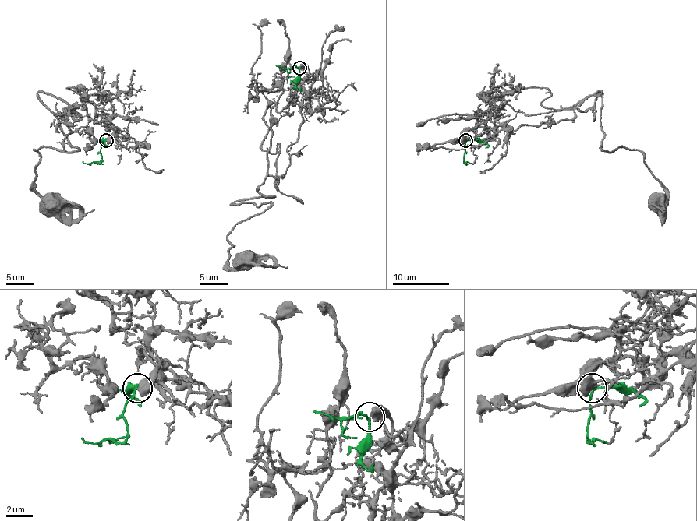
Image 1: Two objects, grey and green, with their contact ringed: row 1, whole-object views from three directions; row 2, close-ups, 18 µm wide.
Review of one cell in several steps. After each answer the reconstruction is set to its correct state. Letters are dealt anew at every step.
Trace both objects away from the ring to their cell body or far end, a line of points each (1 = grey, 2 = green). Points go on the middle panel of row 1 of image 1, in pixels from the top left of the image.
1: (299, 67), (315, 81), (286, 173), (231, 205), (271, 205), (228, 236), (231, 268), (245, 257)
2: (299, 68), (293, 67), (295, 65), (285, 68), (275, 65)

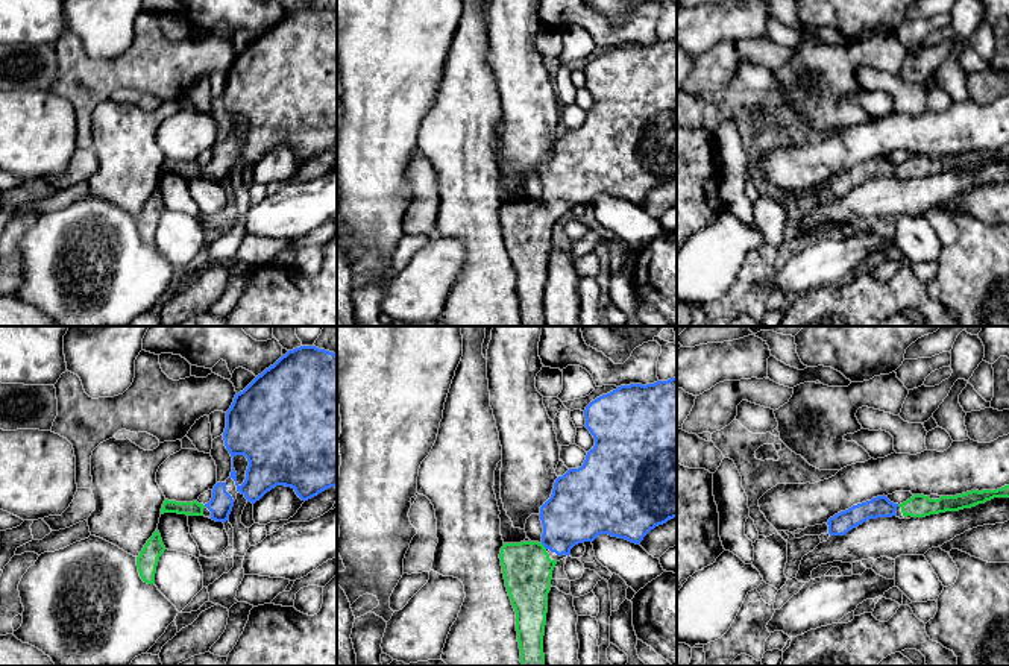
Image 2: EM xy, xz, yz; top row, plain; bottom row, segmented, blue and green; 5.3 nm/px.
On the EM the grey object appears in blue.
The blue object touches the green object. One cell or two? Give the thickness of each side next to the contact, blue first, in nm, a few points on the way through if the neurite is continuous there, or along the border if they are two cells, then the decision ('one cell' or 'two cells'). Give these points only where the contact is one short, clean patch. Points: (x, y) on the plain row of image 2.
320 nm thick on the blue side, 260 nm on the other; runs through xz (577, 172), (543, 205), (528, 220), (527, 228); one cell

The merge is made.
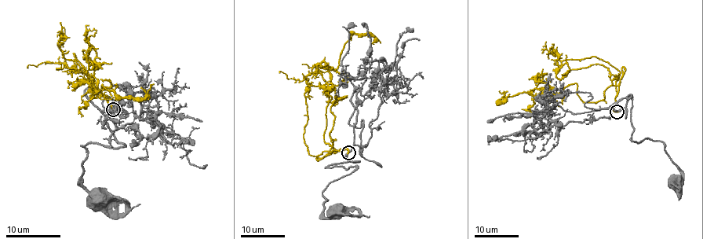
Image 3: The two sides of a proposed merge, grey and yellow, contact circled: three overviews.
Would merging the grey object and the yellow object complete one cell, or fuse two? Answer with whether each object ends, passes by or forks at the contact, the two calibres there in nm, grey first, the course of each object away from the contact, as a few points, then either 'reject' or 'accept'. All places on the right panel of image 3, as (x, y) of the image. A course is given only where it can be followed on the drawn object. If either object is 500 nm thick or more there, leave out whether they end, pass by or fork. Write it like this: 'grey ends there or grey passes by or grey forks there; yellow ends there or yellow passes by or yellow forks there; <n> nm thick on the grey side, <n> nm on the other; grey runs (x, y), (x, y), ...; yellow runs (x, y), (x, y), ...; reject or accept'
grey passes by; yellow ends there; 300 nm thick on the grey side, 280 nm on the other; grey runs (617, 112), (632, 96), (632, 140), (660, 140), (664, 145), (664, 151), (682, 175), (673, 183); yellow runs (617, 112), (610, 85), (599, 101), (580, 98), (575, 83), (499, 101), (508, 90); accept

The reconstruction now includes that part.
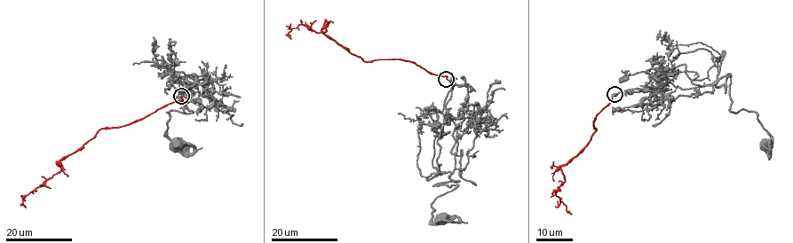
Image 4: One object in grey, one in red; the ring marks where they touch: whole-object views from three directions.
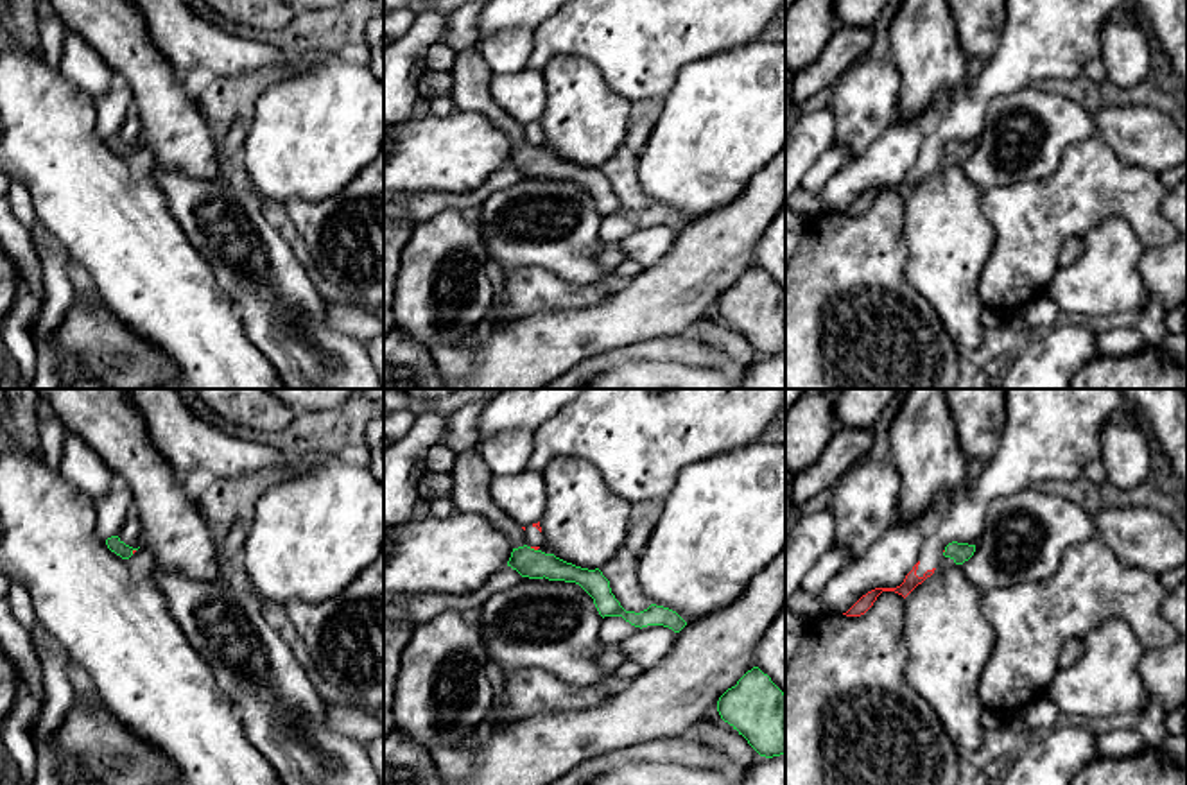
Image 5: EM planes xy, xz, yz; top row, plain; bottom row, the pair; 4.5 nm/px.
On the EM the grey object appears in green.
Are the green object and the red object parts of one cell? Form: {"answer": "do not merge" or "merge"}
{"answer": "do not merge"}

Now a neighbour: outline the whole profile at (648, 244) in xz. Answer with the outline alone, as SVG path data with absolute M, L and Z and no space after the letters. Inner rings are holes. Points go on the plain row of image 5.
M663 224L637 226L617 246L626 260L637 262L642 269L658 263L674 246L678 231Z

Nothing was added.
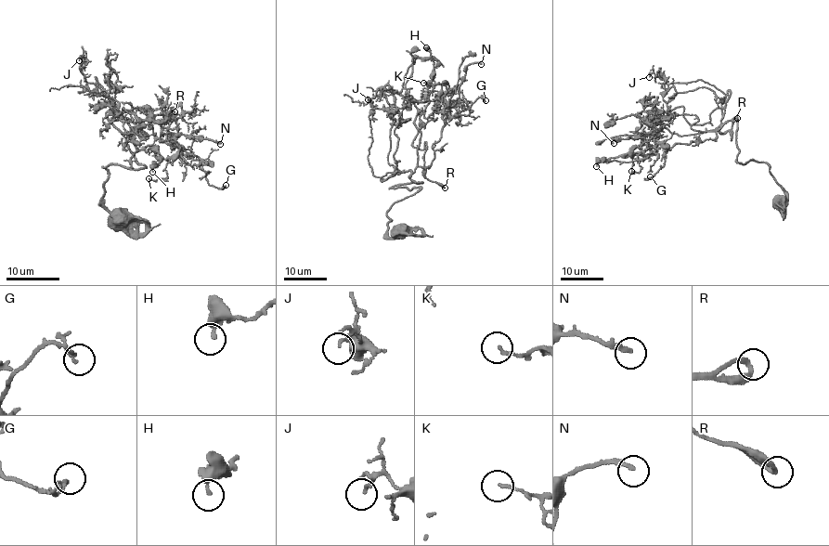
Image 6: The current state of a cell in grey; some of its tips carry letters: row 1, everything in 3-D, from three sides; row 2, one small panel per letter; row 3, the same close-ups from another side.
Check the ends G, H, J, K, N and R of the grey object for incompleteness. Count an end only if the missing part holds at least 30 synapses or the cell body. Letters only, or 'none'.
none

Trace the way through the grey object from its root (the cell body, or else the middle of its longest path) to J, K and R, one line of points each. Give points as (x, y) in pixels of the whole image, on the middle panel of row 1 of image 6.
J: (400, 228), (388, 235), (386, 210), (420, 188), (390, 188), (411, 183), (409, 171), (372, 174), (368, 99)
K: (400, 228), (388, 235), (386, 210), (420, 188), (390, 188), (431, 164), (453, 93), (423, 83)
R: (400, 228), (388, 235), (386, 210), (420, 188), (391, 188), (411, 183), (410, 175), (418, 166), (445, 188)

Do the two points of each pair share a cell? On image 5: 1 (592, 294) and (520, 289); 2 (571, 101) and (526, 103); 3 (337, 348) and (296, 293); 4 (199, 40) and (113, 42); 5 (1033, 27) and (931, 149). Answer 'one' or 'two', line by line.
1: one
2: two
3: one
4: two
5: one

